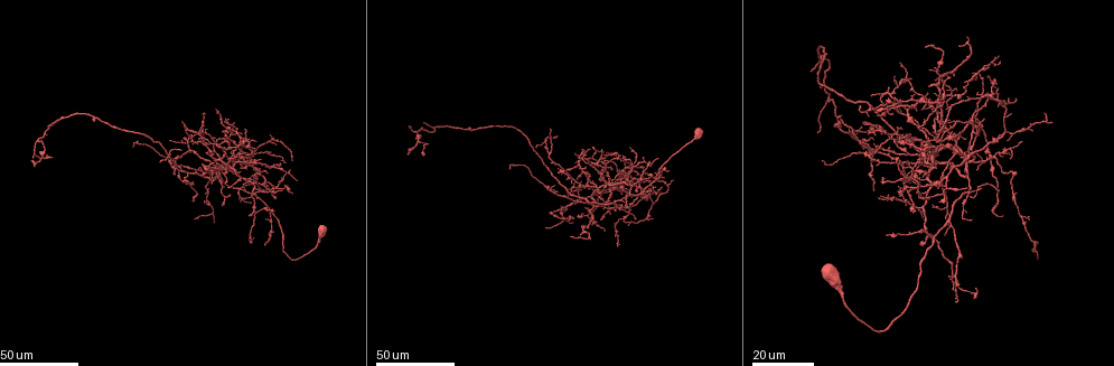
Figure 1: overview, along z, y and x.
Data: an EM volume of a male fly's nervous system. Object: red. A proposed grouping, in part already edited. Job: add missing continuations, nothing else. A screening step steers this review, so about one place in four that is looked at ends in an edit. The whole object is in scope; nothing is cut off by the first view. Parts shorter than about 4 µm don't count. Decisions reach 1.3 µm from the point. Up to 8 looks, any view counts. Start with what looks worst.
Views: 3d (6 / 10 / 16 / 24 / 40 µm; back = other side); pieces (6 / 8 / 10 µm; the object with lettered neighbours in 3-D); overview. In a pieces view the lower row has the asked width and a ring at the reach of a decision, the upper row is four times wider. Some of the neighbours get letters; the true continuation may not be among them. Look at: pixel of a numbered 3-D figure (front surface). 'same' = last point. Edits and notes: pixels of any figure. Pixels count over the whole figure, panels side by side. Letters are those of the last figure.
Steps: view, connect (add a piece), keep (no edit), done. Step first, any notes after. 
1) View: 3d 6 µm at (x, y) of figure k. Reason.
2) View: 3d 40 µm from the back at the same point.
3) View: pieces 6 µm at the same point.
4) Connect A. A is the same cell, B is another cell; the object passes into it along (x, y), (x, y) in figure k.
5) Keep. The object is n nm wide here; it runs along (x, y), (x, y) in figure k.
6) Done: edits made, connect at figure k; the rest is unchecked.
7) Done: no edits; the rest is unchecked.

View: 3d 24 µm at (48, 128) of figure 1. An open end.

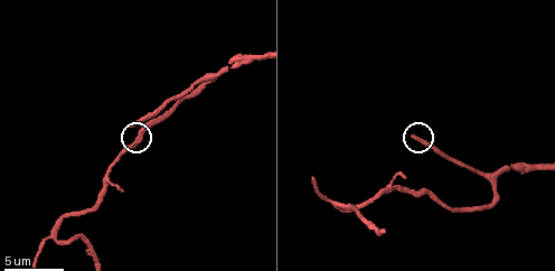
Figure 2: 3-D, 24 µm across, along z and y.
View: pieces 6 µm at (413, 138) of figure 2.

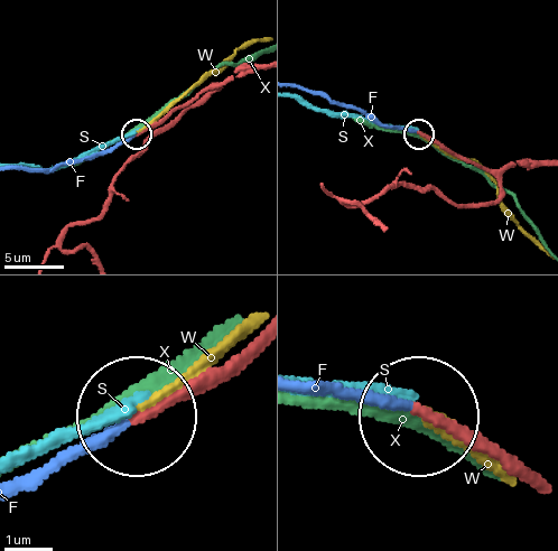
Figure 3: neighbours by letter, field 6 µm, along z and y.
Connect F. F is the same cell, S, W and X are other cells; the object passes into it along (241, 348), (137, 421), (25, 474) in figure 3; the cell continues.

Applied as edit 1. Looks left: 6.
View: overview.

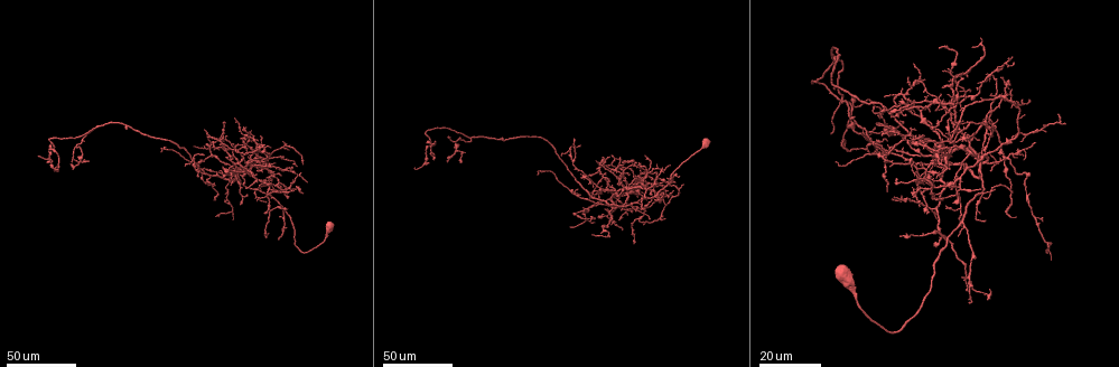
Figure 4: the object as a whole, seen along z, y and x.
View: 3d 24 µm at (832, 131) of figure 4. Thin end.

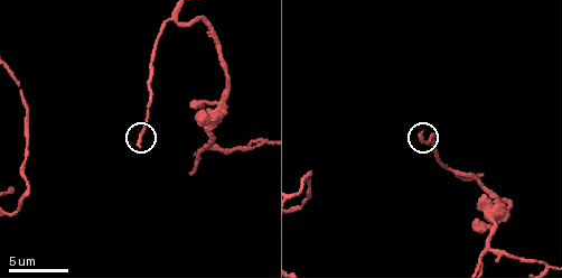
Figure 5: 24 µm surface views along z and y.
View: pieces 10 µm at (420, 131) of figure 5.

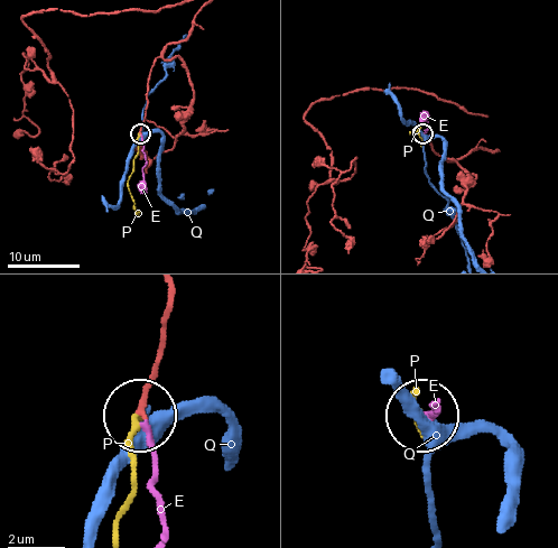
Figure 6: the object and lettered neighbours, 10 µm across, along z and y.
Connect E. E is the same cell, P and Q are other cells; it goes on there.

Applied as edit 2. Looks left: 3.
View: 3d 40 µm at (429, 145) of figure 1. Thin end.

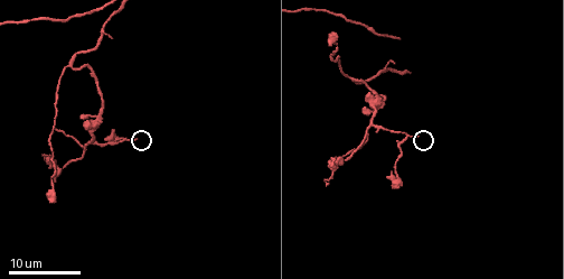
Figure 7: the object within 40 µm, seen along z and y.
View: pieces 8 µm at (137, 141) of figure 7. What lies round it.

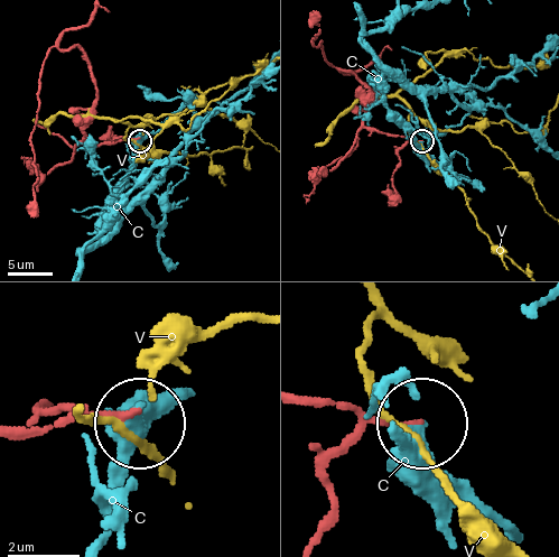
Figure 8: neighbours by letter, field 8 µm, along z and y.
Keep. The object is 170 nm wide here; C and V are other cells; it runs along (304, 396), (409, 424) in figure 8; none of them fits.

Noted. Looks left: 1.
Done: edits made, connect at figure 3, connect at figure 6; the rest is unchecked.

